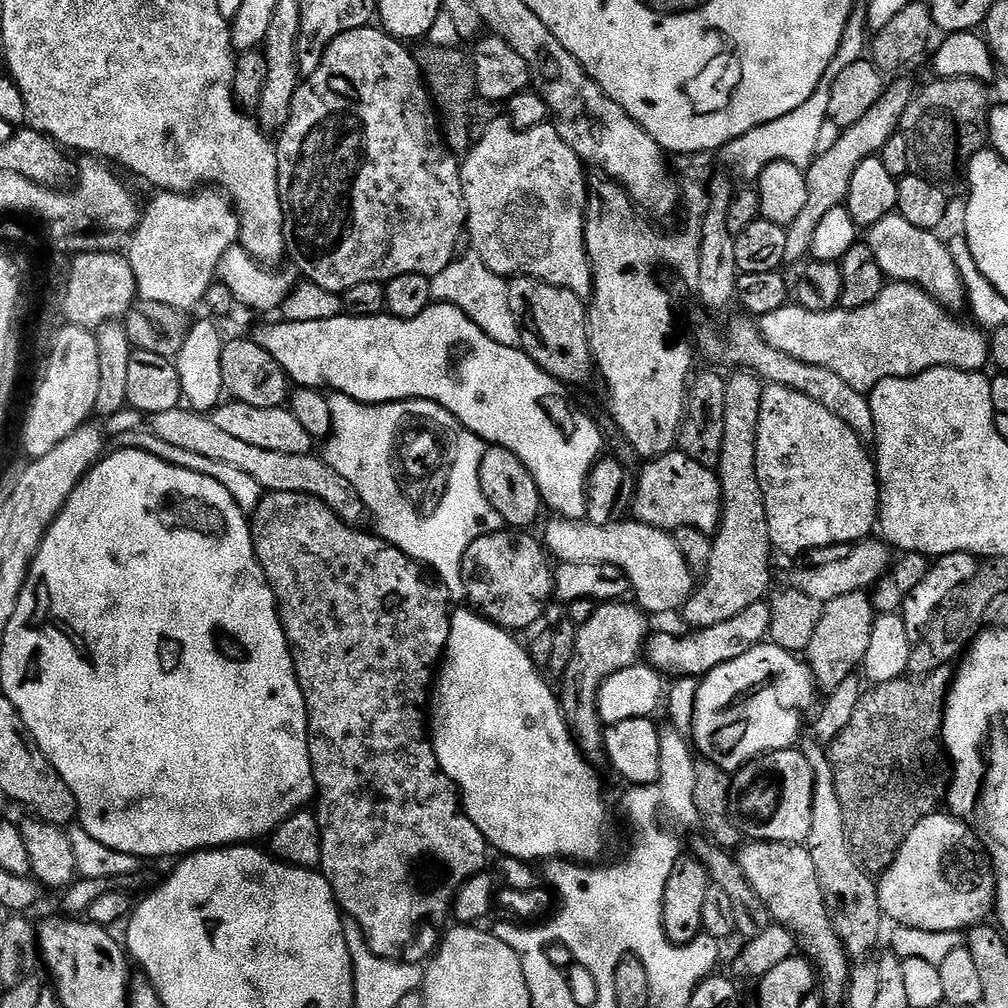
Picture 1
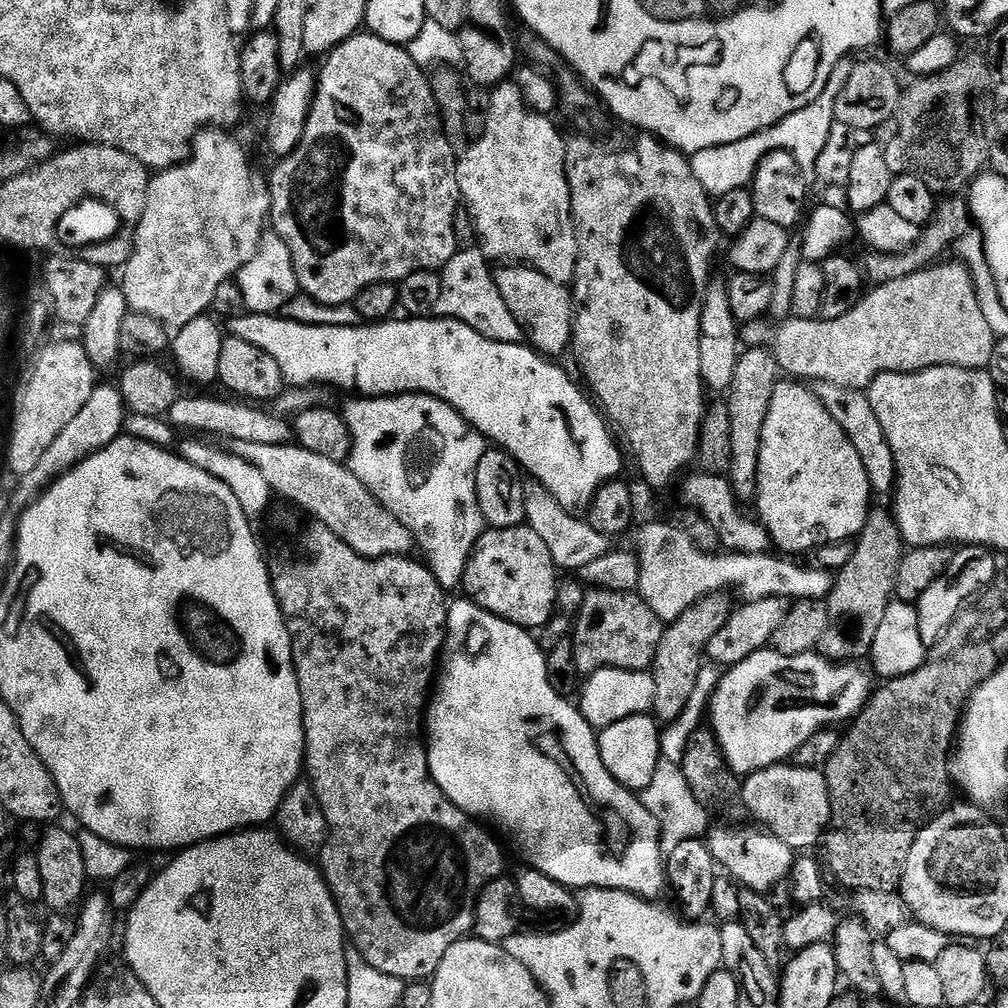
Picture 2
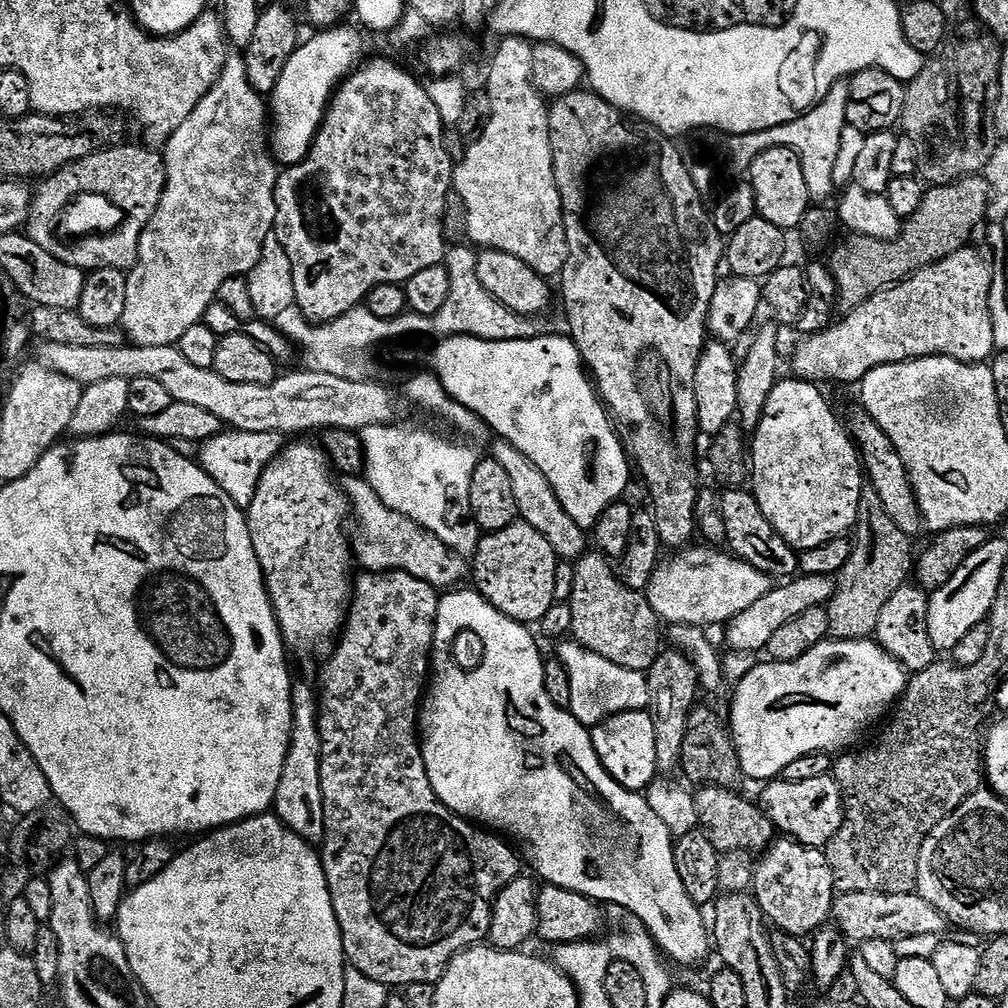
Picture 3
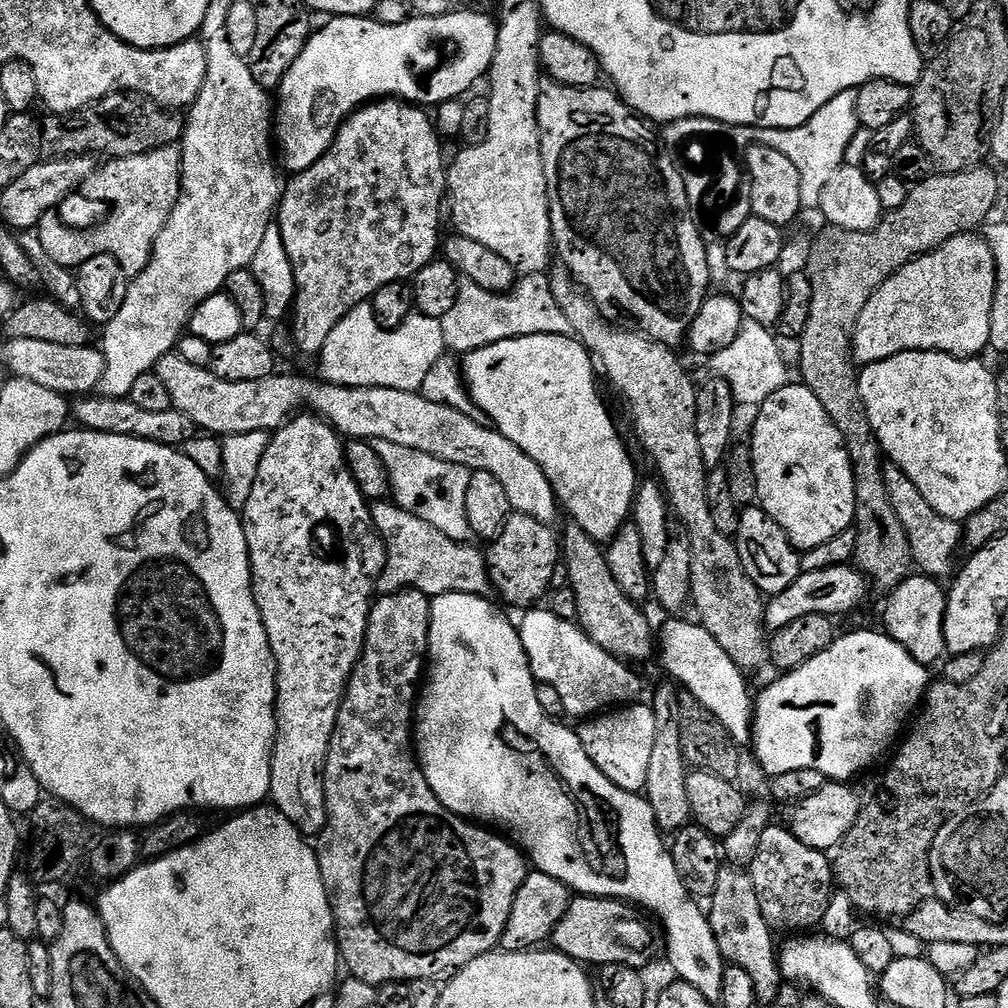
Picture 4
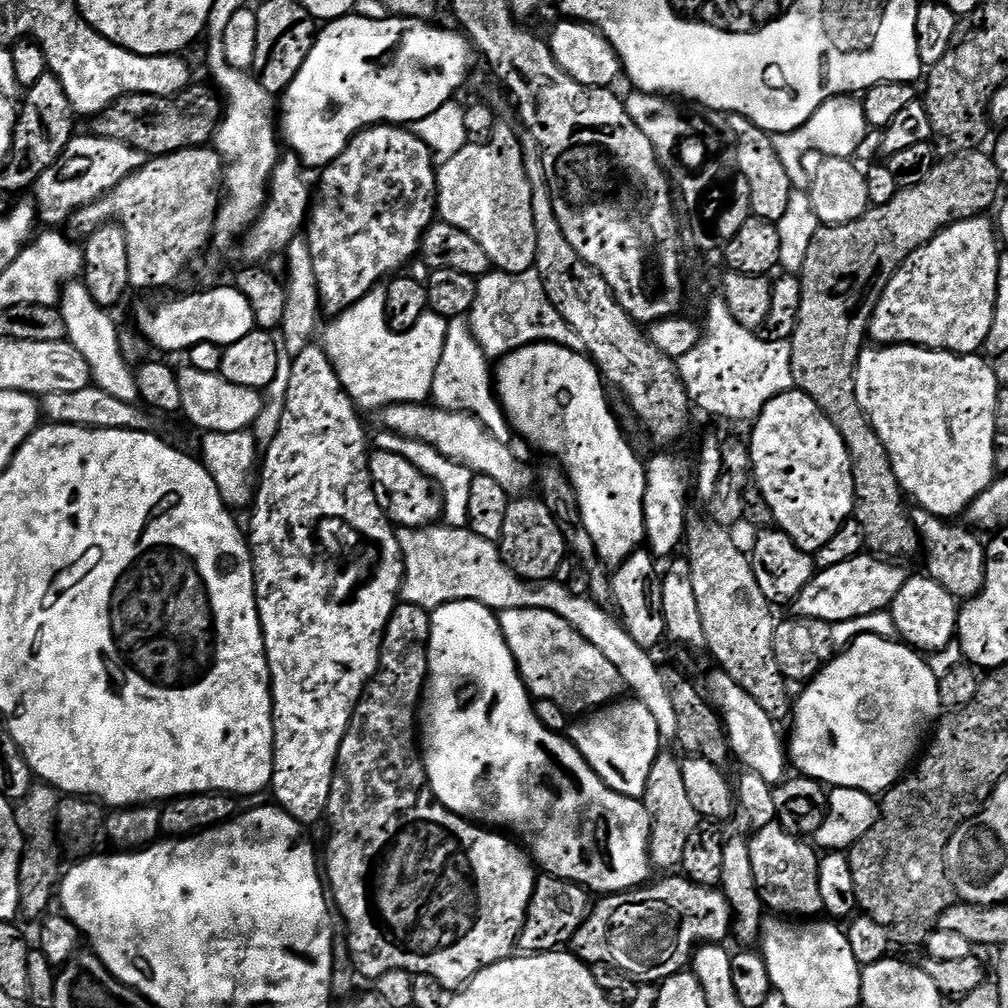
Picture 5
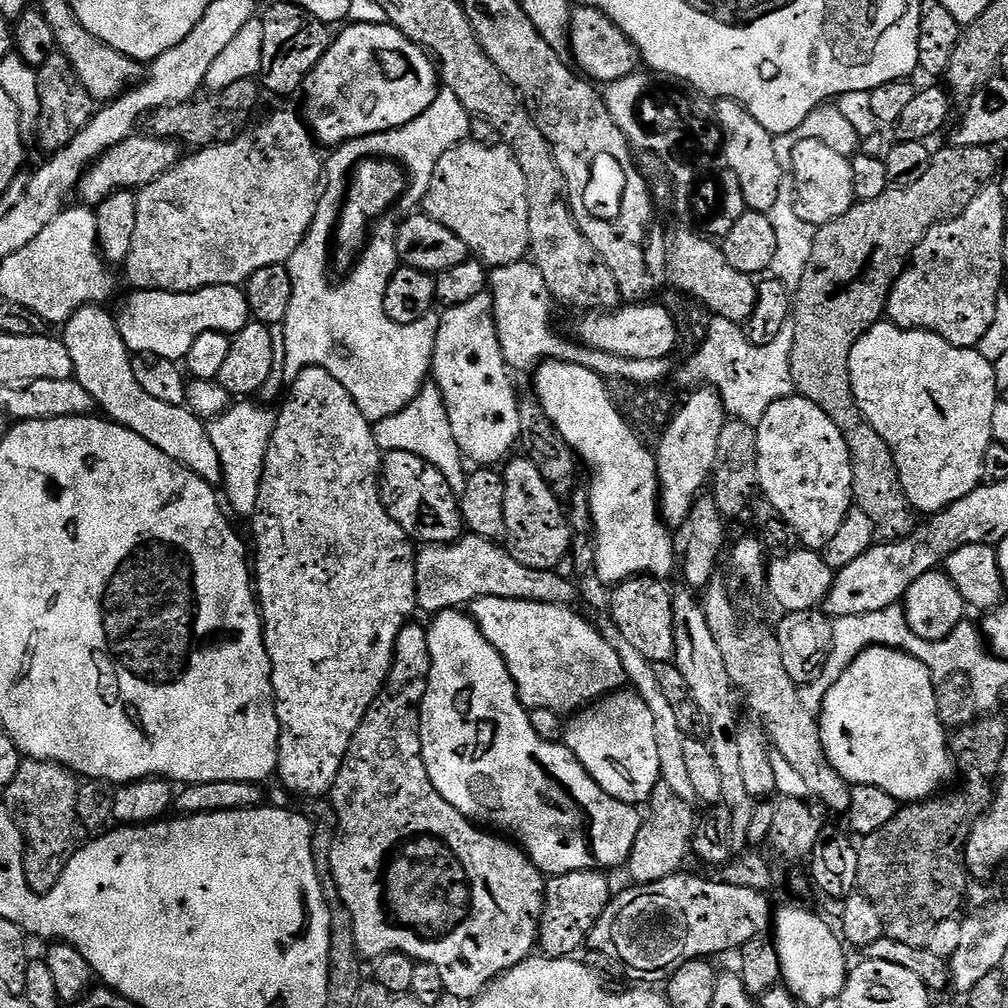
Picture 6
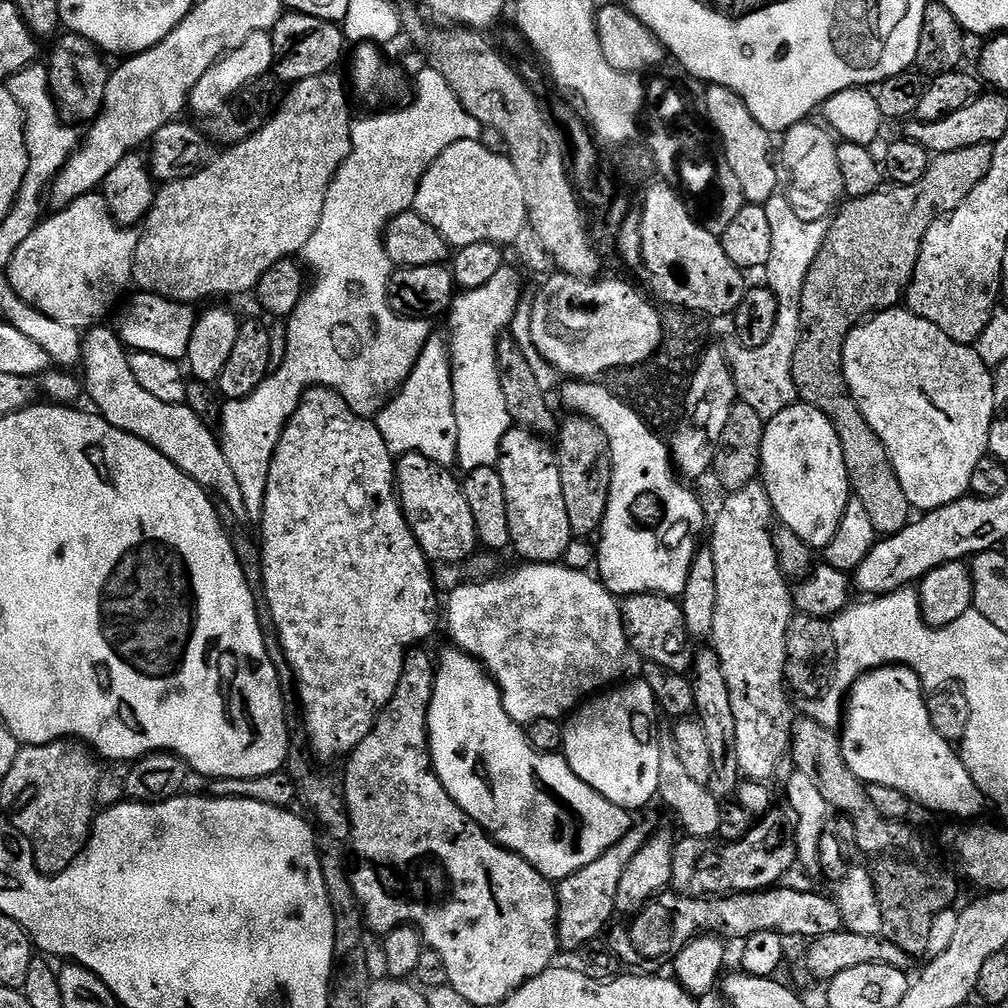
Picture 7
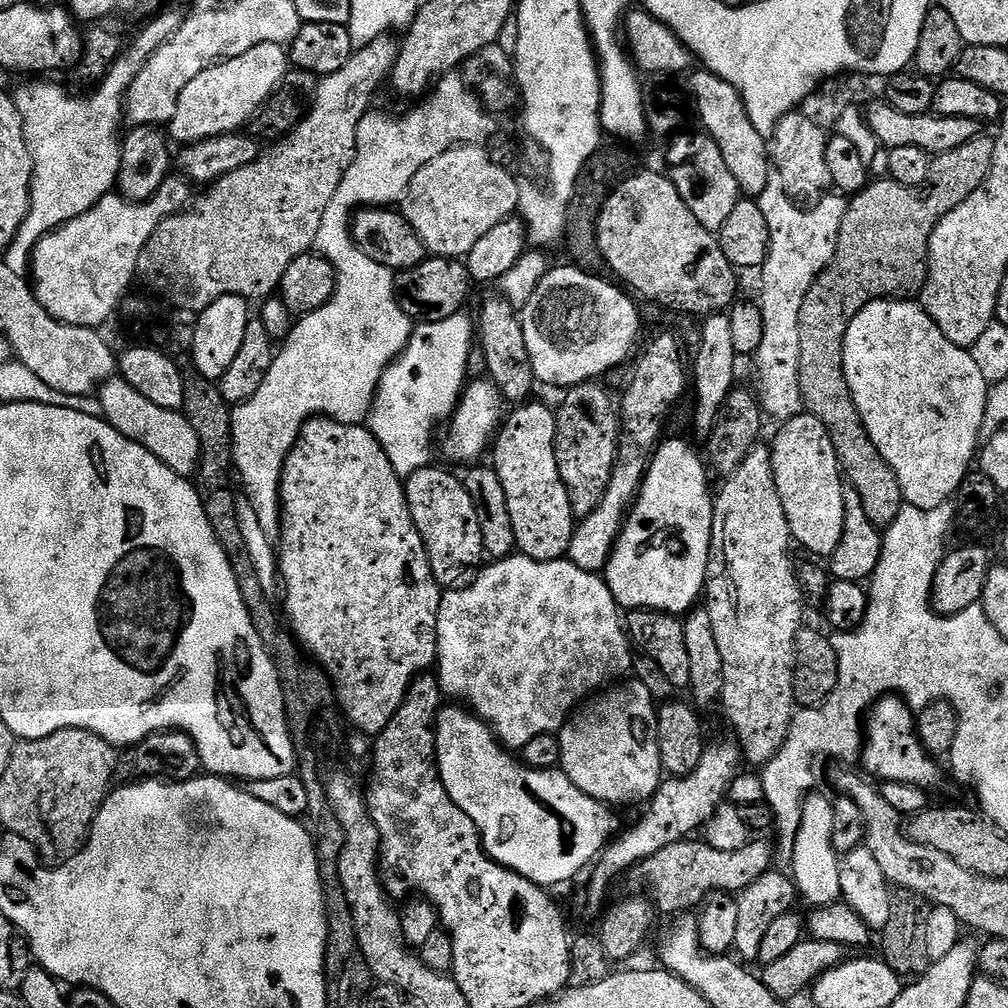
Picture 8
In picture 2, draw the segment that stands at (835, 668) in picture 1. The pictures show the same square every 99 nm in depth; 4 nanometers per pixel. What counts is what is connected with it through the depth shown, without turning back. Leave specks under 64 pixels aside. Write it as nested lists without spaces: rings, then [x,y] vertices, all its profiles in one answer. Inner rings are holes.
[[[873,507],[866,518],[866,526],[855,537],[850,562],[835,573],[832,581],[832,592],[826,598],[830,626],[826,626],[826,634],[822,634],[819,655],[833,662],[860,662],[871,653],[878,626],[896,595],[898,566],[905,551],[895,515]]]

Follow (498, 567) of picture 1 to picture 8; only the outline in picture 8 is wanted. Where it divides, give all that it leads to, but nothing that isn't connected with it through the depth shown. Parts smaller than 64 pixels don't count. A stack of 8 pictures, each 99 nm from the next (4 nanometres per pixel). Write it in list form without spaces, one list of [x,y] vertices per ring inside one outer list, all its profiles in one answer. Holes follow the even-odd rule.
[[[525,402],[513,407],[509,416],[507,413],[491,445],[490,464],[496,469],[498,478],[502,478],[502,490],[506,493],[517,551],[534,561],[550,562],[563,559],[567,555],[576,519],[555,457],[556,413],[552,408],[548,409],[546,405],[536,403]]]

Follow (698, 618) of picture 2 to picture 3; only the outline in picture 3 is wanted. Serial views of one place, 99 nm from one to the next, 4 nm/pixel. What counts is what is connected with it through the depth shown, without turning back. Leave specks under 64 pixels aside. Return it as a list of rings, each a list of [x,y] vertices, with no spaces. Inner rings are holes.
[[[680,650],[661,651],[659,658],[650,666],[646,673],[650,686],[650,702],[648,708],[654,722],[656,741],[654,746],[658,749],[657,769],[661,773],[672,772],[680,768],[680,755],[682,754],[683,735],[690,720],[693,708],[697,707],[696,695],[702,692],[700,677],[696,675],[695,667],[687,655]]]

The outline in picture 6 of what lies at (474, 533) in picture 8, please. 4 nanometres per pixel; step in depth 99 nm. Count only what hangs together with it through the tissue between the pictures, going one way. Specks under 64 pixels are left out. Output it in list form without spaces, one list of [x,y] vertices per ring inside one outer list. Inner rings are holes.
[[[394,450],[383,453],[380,462],[380,501],[386,506],[390,518],[402,526],[409,540],[417,545],[453,544],[465,531],[464,519],[460,516],[460,502],[457,493],[452,491],[450,482],[430,462],[410,454],[406,450]]]

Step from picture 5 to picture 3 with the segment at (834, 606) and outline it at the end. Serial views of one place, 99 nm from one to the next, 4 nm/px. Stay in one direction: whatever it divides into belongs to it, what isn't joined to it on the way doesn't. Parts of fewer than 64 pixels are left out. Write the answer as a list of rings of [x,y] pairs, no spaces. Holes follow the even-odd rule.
[[[797,575],[781,586],[773,587],[771,592],[766,594],[766,598],[758,598],[750,610],[742,610],[734,619],[729,620],[726,625],[728,631],[728,644],[736,652],[760,652],[763,653],[768,647],[770,638],[774,638],[774,633],[786,622],[798,618],[798,614],[806,614],[806,610],[823,608],[832,600],[832,595],[836,593],[836,581],[831,576],[806,576]]]

